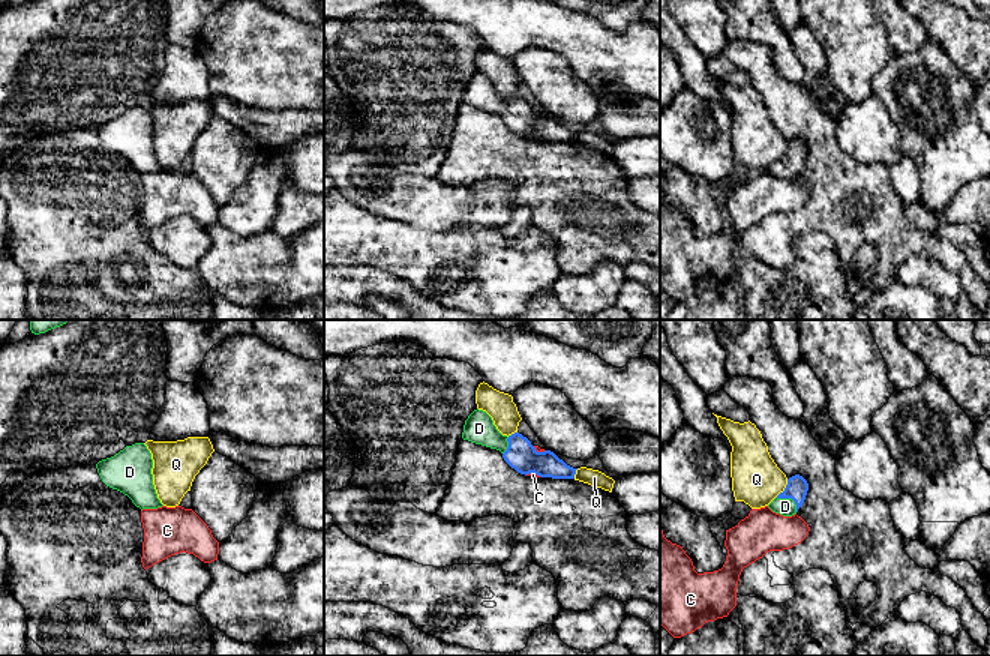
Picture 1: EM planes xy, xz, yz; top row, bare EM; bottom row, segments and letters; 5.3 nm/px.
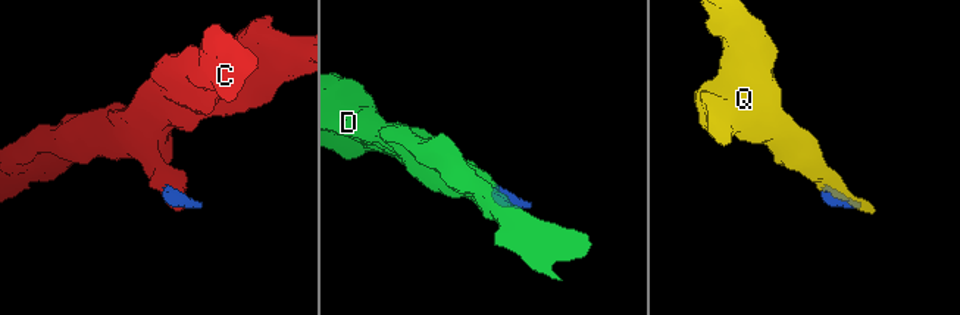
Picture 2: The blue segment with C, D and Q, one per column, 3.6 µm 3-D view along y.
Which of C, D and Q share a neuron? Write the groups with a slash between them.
C / D / Q

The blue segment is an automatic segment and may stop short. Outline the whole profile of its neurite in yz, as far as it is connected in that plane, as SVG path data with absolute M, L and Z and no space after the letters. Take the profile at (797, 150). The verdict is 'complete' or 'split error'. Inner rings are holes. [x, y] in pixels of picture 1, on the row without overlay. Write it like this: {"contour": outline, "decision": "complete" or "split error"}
{"contour": "M795 138L788 143L788 149L783 156L780 156L770 168L768 171L780 177L783 180L792 180L798 176L798 173L802 170L806 159L808 155L807 144Z", "decision": "split error"}

